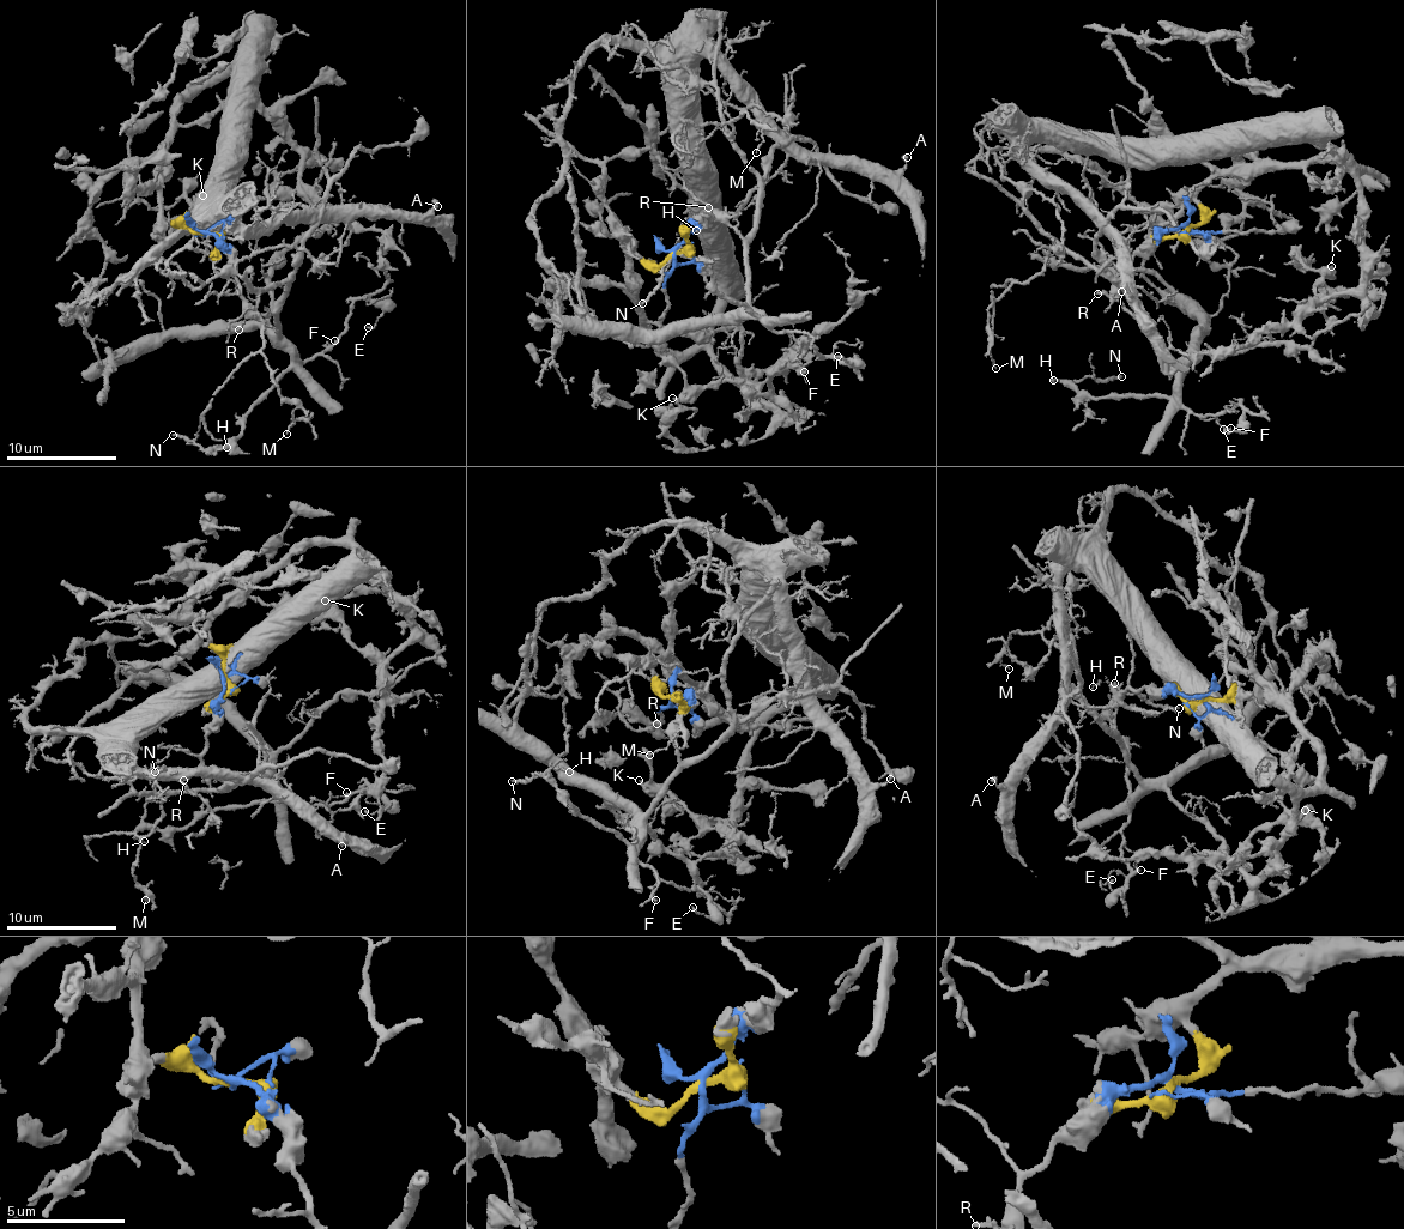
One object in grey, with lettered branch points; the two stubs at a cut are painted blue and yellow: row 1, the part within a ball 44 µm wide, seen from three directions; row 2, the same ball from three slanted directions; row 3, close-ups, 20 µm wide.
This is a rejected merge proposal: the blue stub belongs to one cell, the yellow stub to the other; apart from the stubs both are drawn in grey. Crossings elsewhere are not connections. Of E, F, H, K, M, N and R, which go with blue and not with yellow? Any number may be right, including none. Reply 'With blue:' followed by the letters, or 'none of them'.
With blue: E, F, H, M, N, R

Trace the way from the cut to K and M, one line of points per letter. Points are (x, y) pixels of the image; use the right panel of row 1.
K: (1187, 228), (1217, 176), (1353, 167), (1360, 282), (1325, 302), (1317, 279), (1330, 265)
M: (1187, 228), (1160, 232), (1119, 276), (1132, 312), (1132, 294), (1055, 246), (990, 309), (994, 369)

